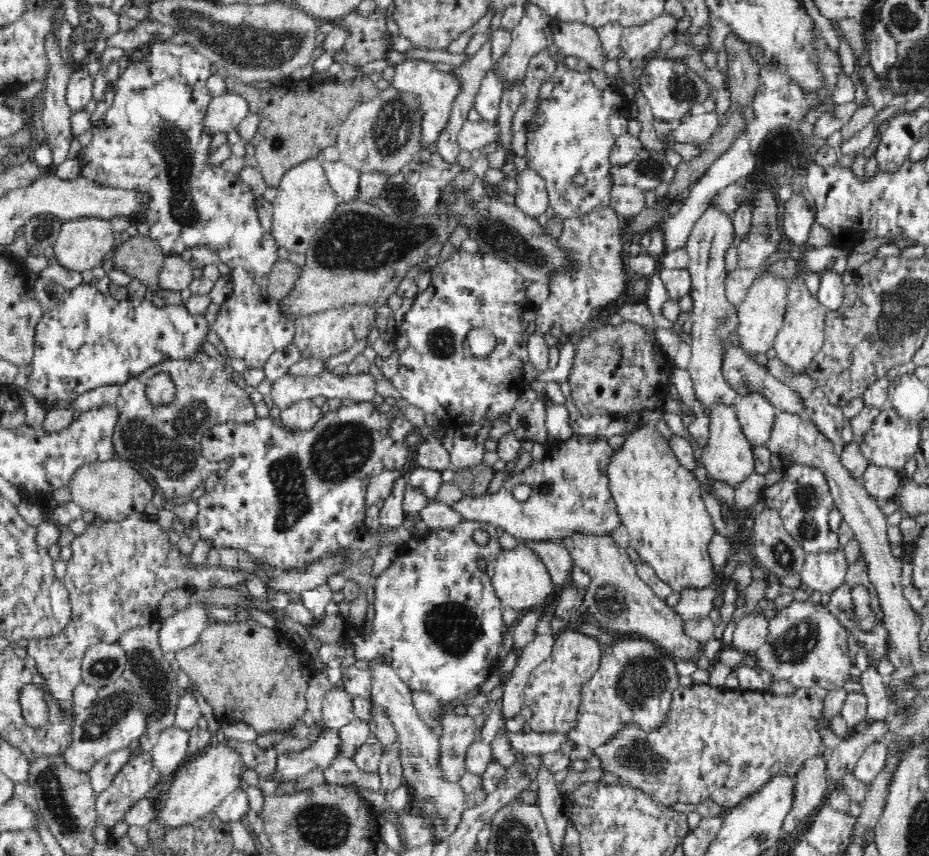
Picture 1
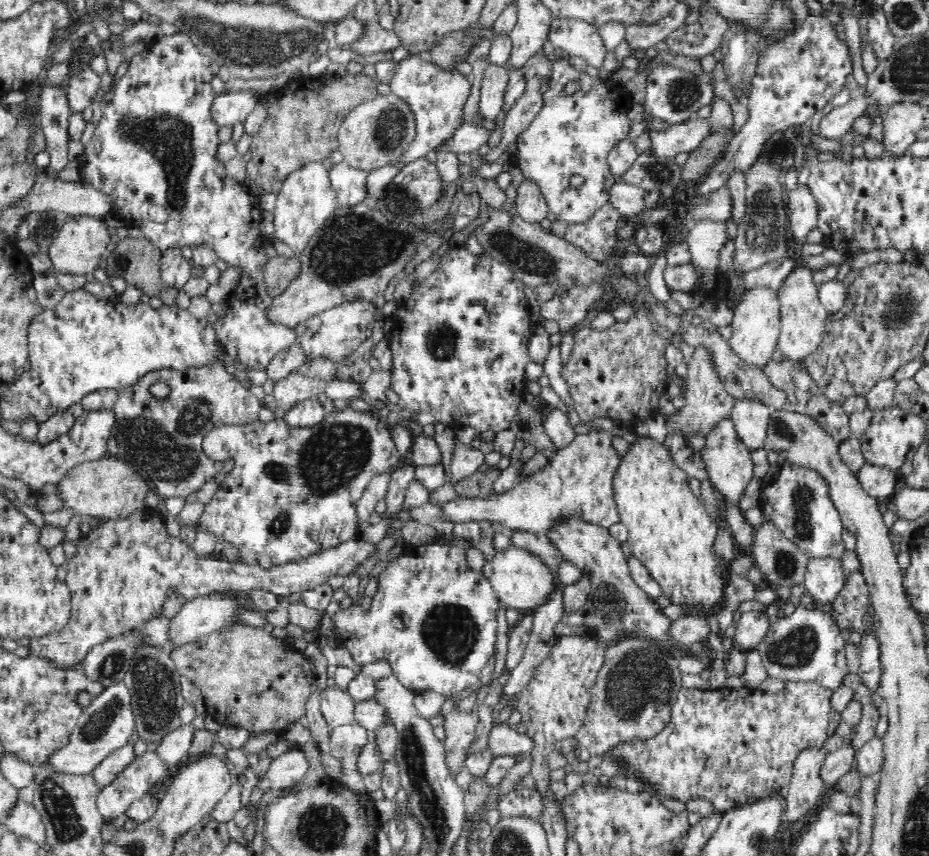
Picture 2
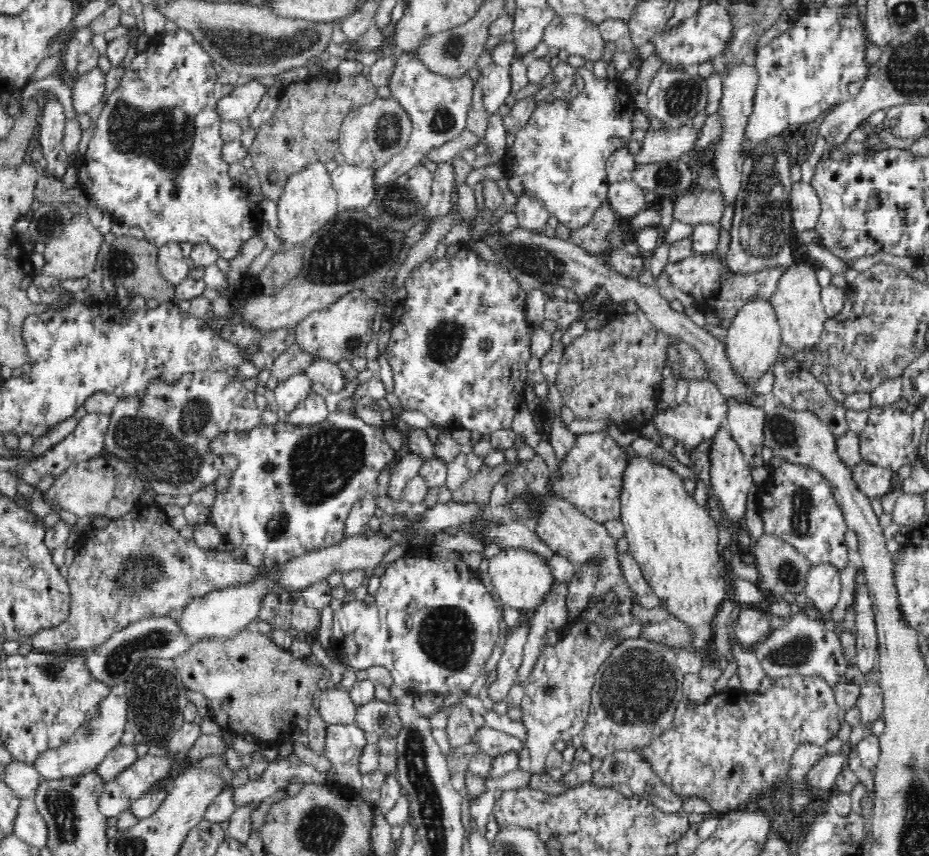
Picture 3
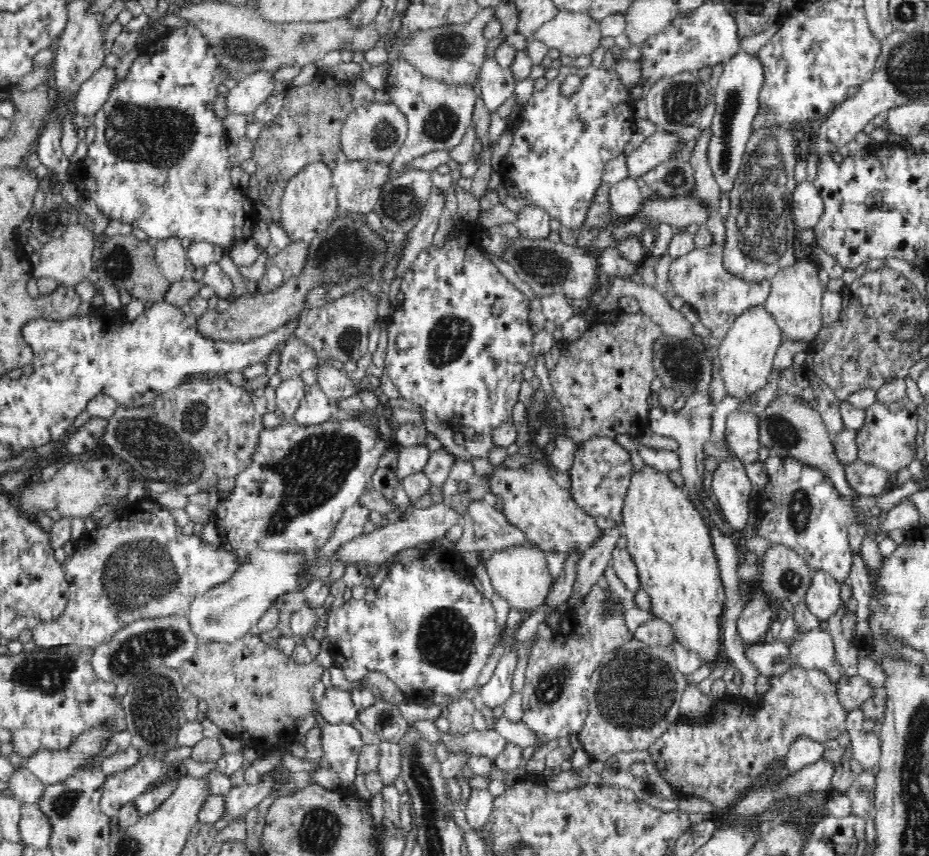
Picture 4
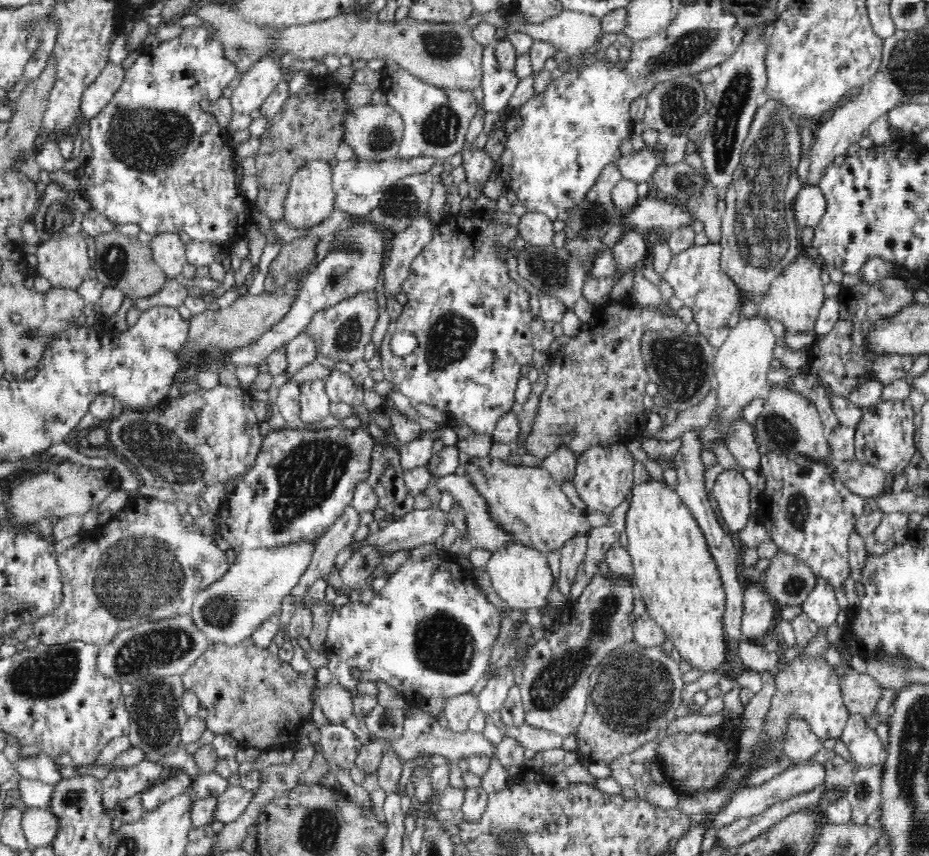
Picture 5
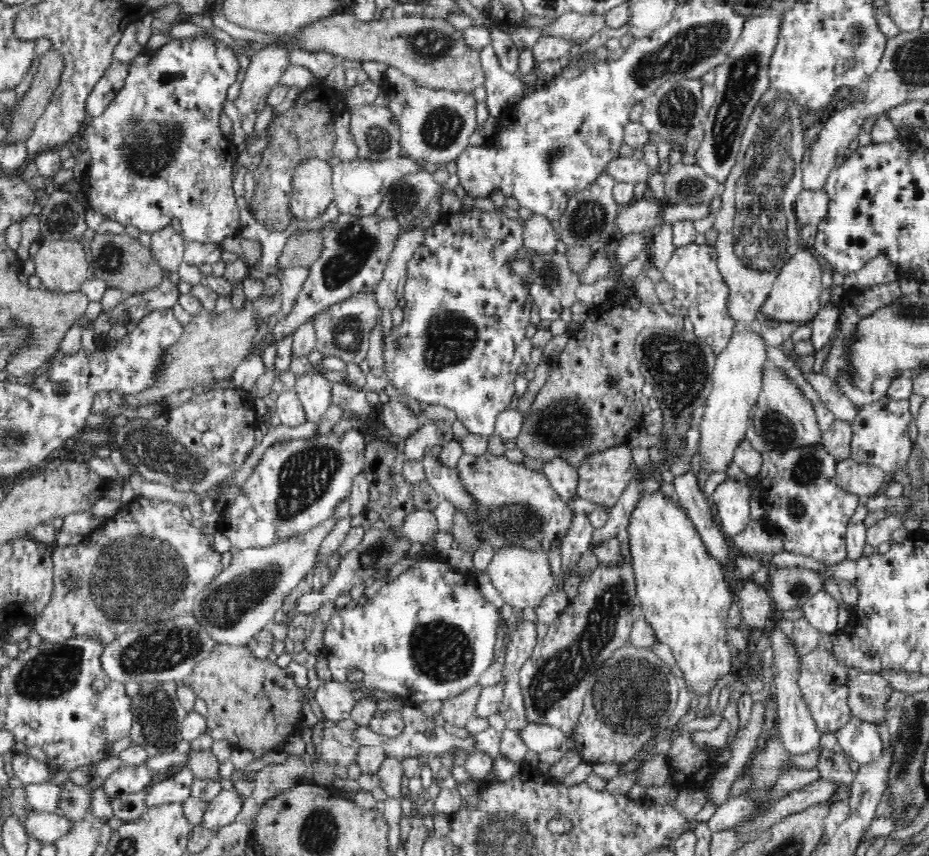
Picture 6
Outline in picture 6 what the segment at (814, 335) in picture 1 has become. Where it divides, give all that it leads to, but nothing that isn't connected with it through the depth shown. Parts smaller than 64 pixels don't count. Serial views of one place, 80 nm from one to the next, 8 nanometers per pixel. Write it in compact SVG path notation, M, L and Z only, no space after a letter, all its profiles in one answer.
M808 247L801 248L788 262L782 267L780 274L772 283L771 291L765 298L762 306L762 314L773 322L794 322L794 324L810 324L820 311L820 293L822 283L820 277L822 271L818 265L816 257L808 250Z

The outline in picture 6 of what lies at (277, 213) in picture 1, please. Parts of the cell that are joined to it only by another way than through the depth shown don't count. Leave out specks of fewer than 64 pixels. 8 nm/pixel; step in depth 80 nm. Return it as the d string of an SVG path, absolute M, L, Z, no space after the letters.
M309 159L296 168L289 198L294 220L316 220L328 210L333 200L332 176L333 170L324 160Z

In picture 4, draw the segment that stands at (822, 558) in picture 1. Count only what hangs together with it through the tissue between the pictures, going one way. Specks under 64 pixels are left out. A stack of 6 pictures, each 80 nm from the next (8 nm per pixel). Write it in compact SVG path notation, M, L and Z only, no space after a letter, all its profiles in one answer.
M826 570L812 573L809 589L806 591L806 605L822 621L833 616L840 606L841 585Z

